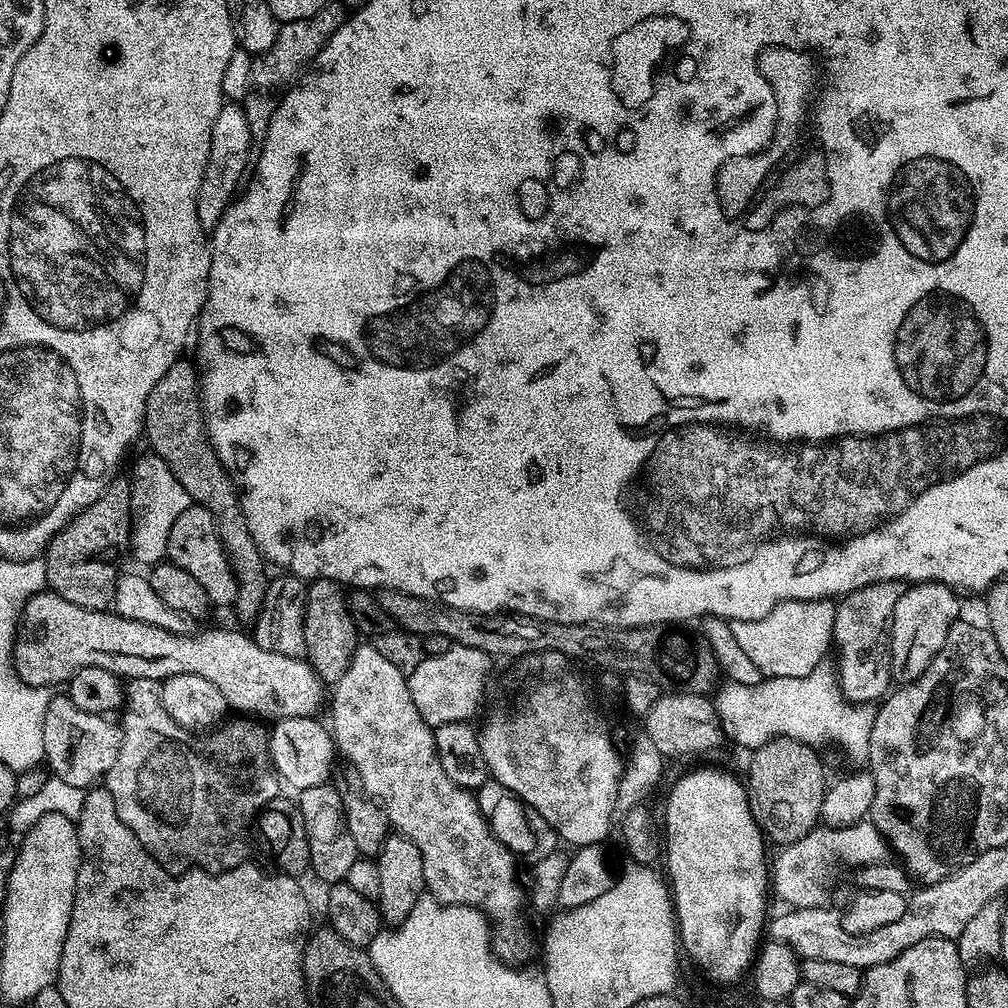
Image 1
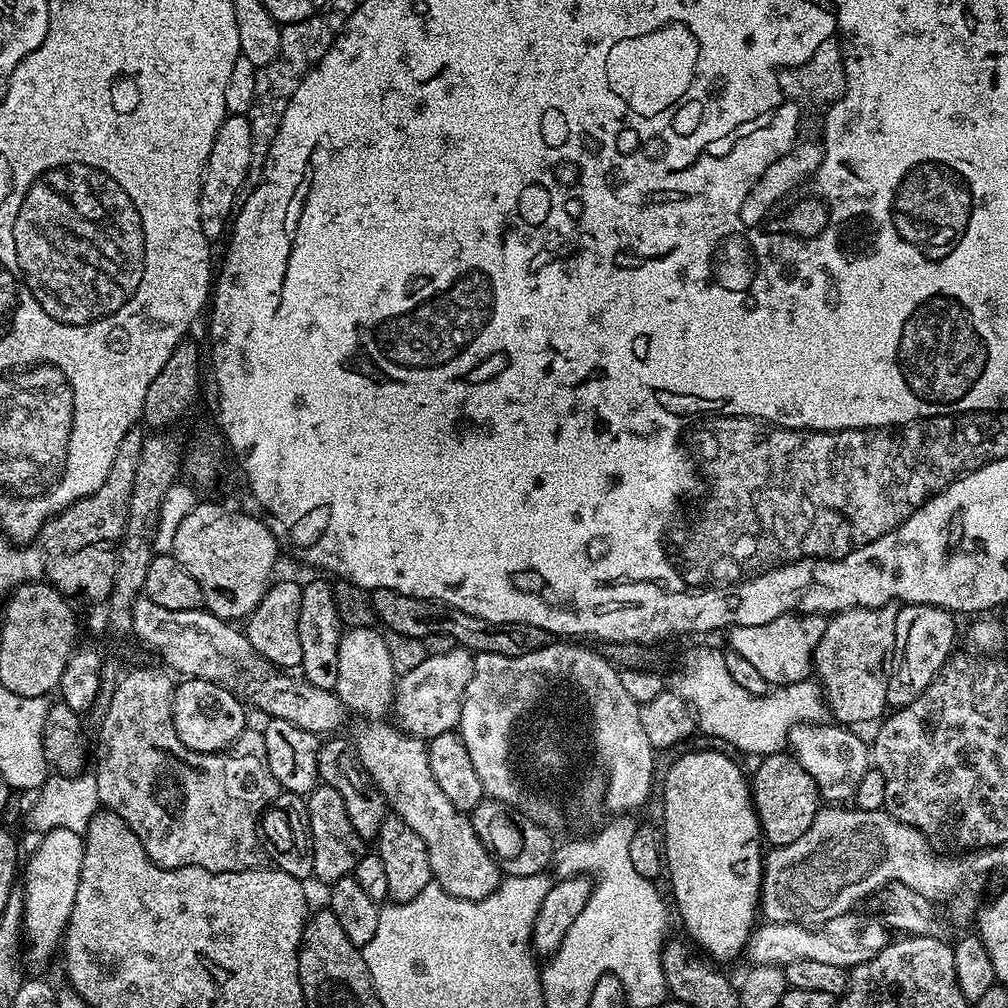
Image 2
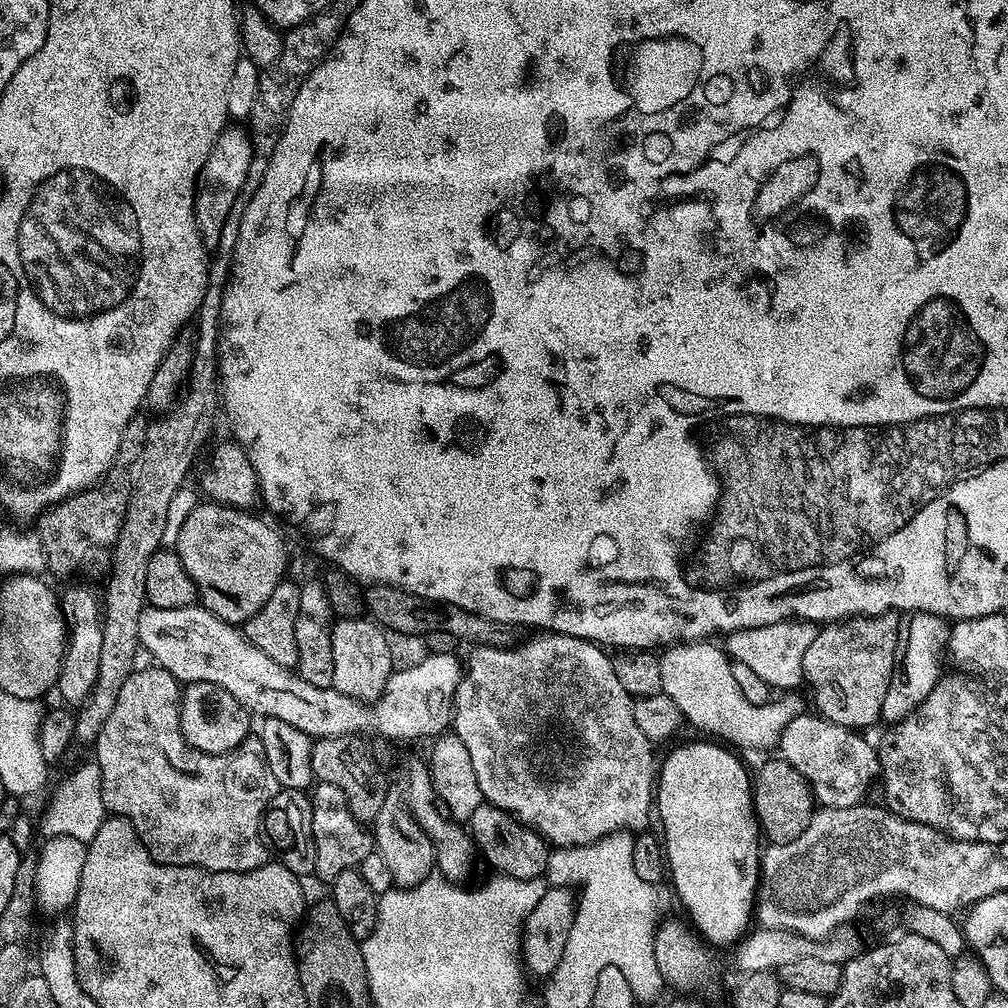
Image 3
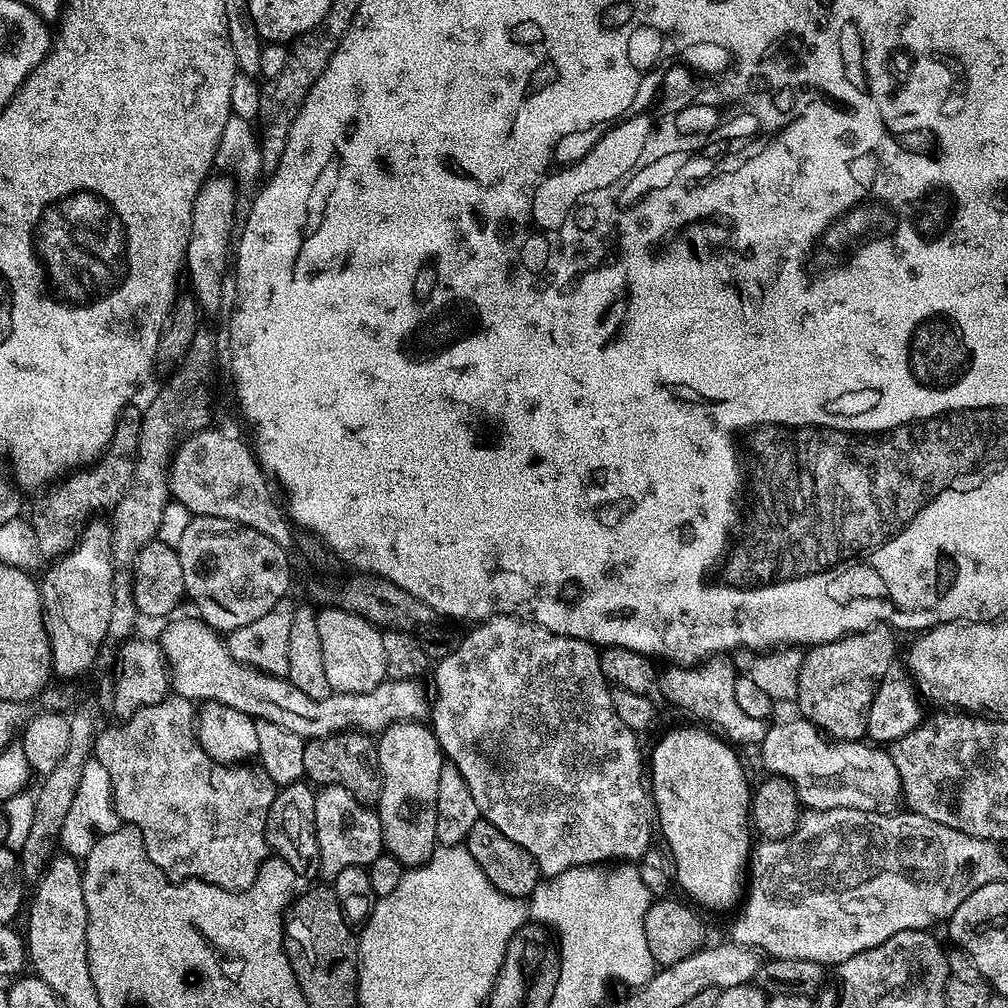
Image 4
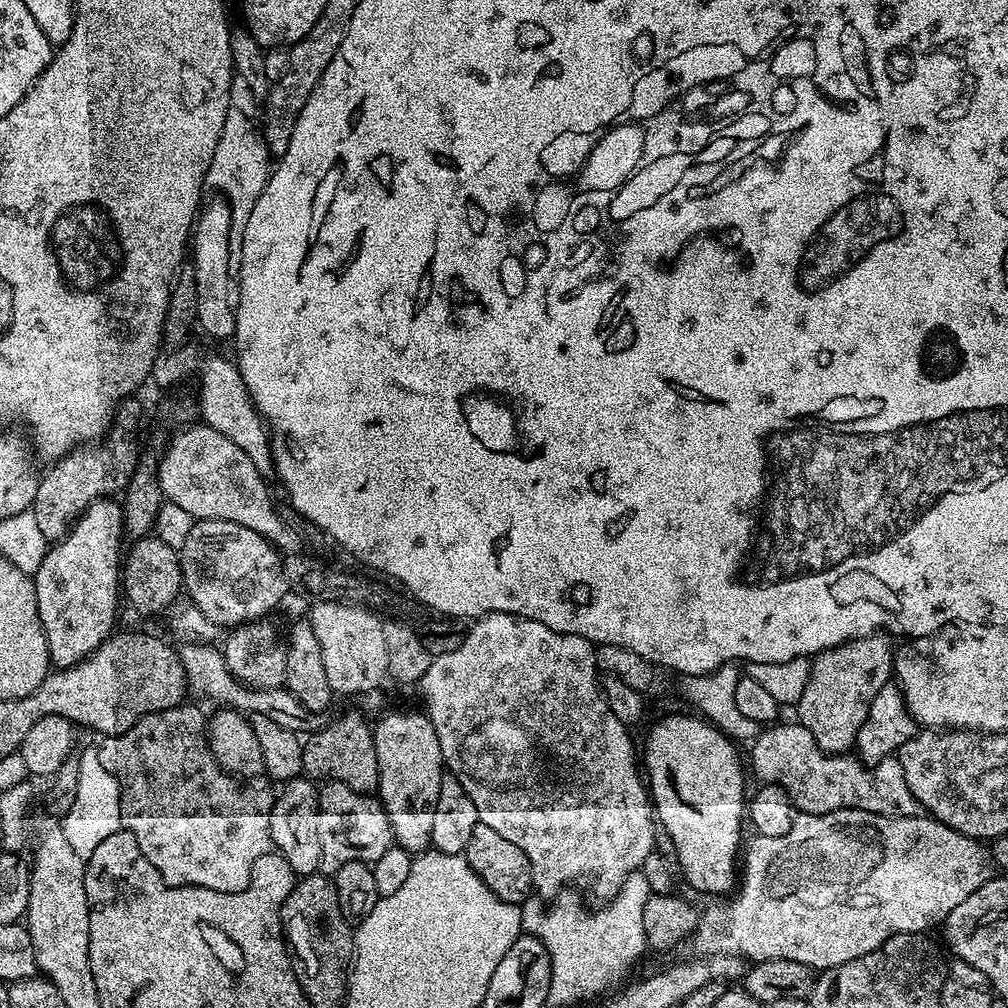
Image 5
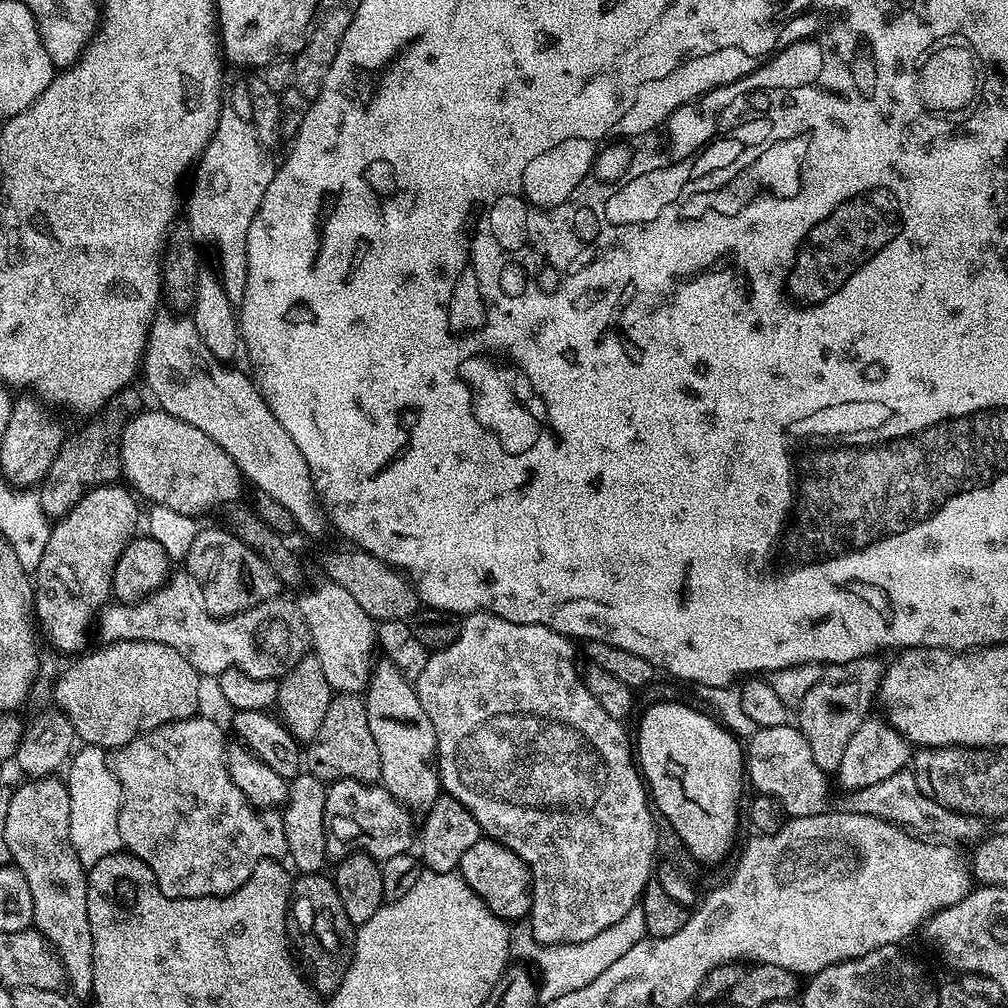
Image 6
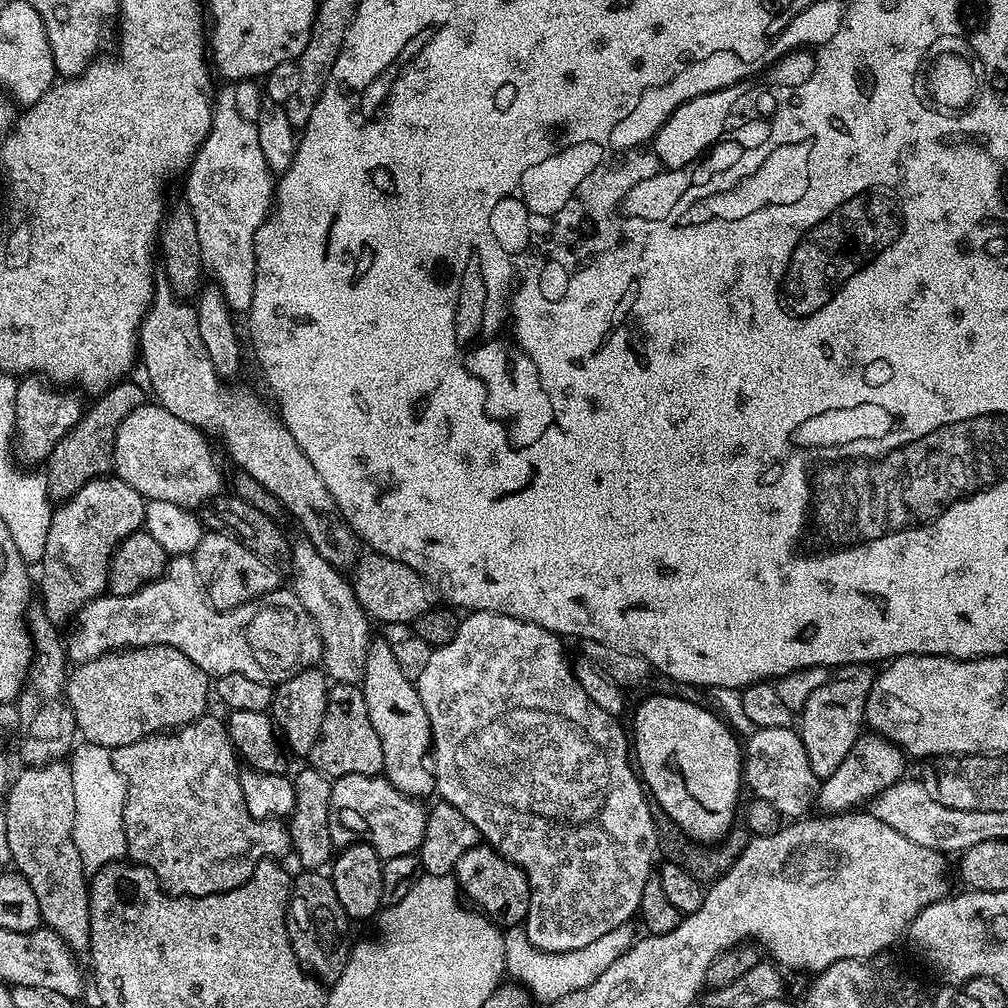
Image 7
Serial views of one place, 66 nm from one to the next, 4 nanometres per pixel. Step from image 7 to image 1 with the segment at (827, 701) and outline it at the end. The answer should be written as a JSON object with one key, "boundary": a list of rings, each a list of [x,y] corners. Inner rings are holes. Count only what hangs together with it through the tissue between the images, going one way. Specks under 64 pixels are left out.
{"boundary":[[[901,581],[880,582],[859,588],[836,604],[832,631],[834,656],[836,652],[834,668],[838,673],[840,693],[853,705],[868,706],[879,701],[889,691],[888,684],[893,683],[892,619],[894,606],[898,606],[898,598],[904,590]]]}

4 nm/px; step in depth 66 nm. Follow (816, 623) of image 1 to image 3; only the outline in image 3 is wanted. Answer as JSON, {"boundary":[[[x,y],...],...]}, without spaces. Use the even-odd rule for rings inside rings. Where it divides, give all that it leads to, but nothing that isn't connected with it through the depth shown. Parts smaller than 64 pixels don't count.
{"boundary":[[[783,620],[770,626],[727,633],[726,651],[732,660],[754,670],[754,674],[758,674],[758,678],[762,678],[762,682],[766,682],[773,690],[801,687],[804,684],[802,658],[806,658],[806,649],[810,642],[814,642],[817,631],[817,625],[810,620]]]}

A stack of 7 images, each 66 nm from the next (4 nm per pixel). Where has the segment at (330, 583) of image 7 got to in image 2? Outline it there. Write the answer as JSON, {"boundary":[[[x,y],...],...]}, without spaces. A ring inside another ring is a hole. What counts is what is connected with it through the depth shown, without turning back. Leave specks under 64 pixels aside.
{"boundary":[[[375,627],[351,628],[340,637],[338,646],[338,682],[335,693],[349,713],[380,720],[389,715],[394,704],[394,689],[398,674],[390,666],[390,650],[386,650],[383,635]]]}

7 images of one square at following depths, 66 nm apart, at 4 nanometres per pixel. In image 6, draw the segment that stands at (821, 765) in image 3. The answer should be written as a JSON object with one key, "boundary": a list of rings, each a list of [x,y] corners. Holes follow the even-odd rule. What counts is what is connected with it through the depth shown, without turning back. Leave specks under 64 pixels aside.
{"boundary":[[[791,723],[756,729],[746,744],[746,776],[757,793],[772,797],[789,817],[813,816],[829,807],[829,777],[814,762],[810,742]],[[911,770],[890,774],[890,778],[882,778],[882,782],[874,786],[858,788],[849,791],[847,795],[847,811],[888,820],[892,824],[899,824],[901,828],[907,828],[921,837],[931,838],[937,842],[976,842],[982,836],[979,826],[981,823],[975,817],[962,815],[939,804],[931,794],[921,790],[916,781],[916,773]]]}

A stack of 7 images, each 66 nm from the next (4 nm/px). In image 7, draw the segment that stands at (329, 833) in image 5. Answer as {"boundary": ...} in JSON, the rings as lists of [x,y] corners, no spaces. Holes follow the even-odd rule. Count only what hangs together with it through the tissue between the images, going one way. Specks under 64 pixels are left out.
{"boundary":[[[346,774],[332,780],[328,825],[330,838],[337,849],[351,844],[368,844],[384,860],[419,853],[426,834],[428,812],[419,799],[402,794],[387,776]]]}

